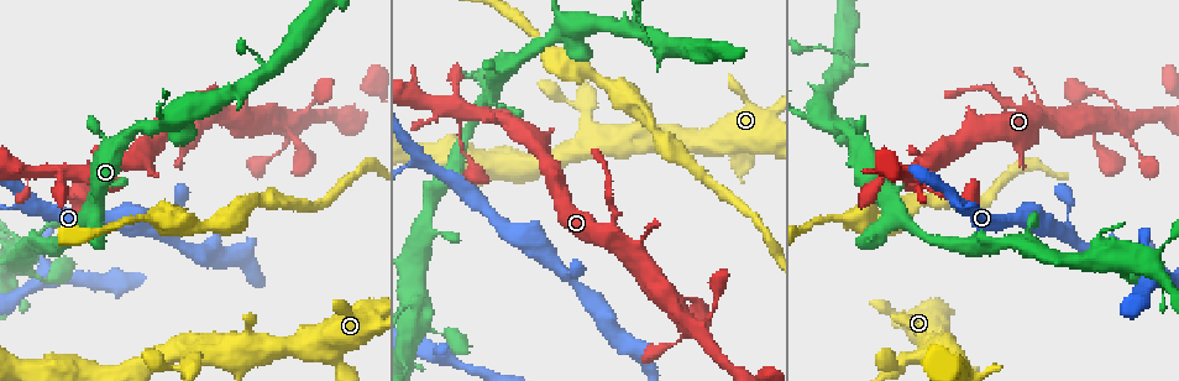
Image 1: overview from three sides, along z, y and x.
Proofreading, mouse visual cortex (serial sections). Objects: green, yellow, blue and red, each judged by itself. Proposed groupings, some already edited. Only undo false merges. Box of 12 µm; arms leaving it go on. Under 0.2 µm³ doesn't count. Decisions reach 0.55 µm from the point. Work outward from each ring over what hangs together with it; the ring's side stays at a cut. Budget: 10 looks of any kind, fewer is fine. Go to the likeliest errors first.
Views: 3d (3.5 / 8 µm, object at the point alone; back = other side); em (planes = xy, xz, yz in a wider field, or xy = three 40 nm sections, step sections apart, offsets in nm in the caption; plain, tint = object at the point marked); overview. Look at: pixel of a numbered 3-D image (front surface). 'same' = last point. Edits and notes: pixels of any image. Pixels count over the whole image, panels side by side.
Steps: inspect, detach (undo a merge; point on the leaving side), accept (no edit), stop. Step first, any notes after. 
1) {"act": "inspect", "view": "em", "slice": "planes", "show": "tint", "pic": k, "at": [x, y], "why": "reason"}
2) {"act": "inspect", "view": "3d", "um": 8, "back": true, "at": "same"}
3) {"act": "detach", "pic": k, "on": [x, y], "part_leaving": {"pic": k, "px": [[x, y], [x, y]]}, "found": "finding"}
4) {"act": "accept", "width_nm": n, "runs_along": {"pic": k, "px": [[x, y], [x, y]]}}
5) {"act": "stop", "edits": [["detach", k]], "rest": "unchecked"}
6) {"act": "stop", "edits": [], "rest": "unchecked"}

{"act": "inspect", "view": "3d", "um": 3.5, "pic": 1, "at": [466, 113], "why": "branch point"}

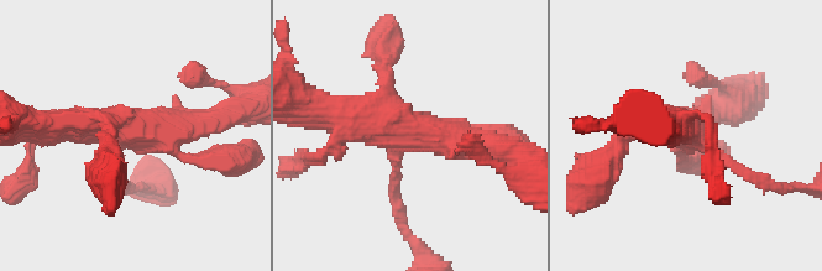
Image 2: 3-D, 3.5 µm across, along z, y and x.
{"act": "inspect", "view": "em", "slice": "xy", "step": 3, "show": "tint", "pic": 2, "at": [411, 135]}

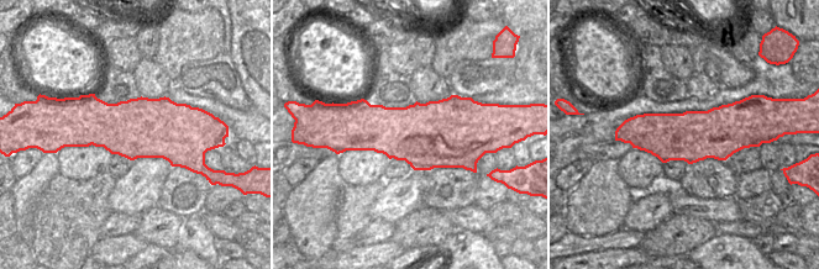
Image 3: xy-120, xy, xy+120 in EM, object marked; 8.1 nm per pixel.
{"act": "accept", "runs_along": {"pic": 2, "px": [[491, 145], [331, 109]]}, "found": "one cell here"}

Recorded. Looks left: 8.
{"act": "inspect", "view": "3d", "um": 3.5, "back": true, "pic": 1, "at": [820, 117], "why": "sharp bend"}

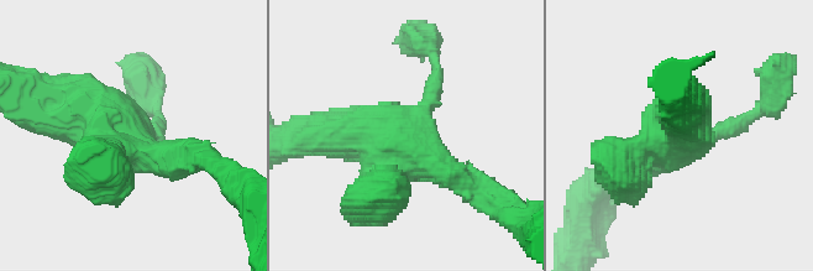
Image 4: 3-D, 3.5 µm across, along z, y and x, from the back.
{"act": "inspect", "view": "em", "slice": "xy", "step": 5, "show": "tint", "pic": 4, "at": [399, 137]}

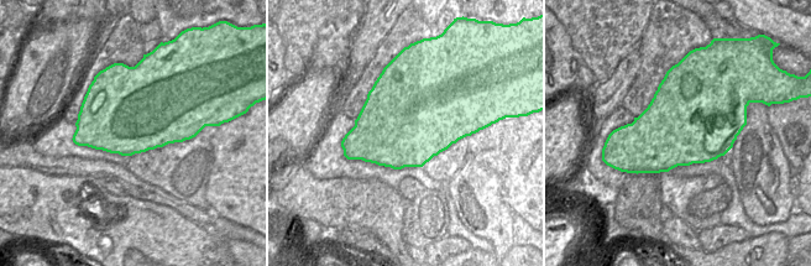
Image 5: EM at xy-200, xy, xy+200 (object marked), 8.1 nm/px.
{"act": "accept", "found": "continuous, no second cell"}

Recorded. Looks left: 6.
{"act": "inspect", "view": "3d", "um": 3.5, "pic": 1, "at": [17, 238], "why": "thick turns thin"}

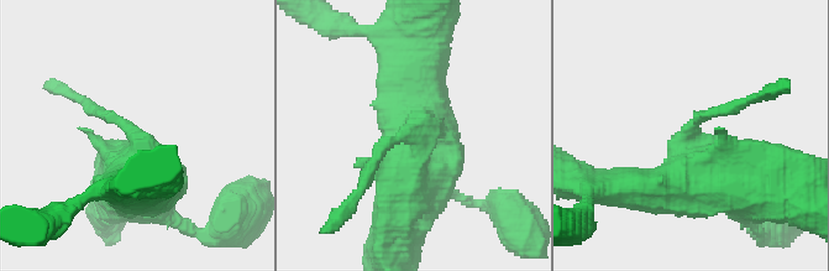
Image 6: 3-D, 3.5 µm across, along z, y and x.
{"act": "inspect", "view": "em", "slice": "xy", "step": 3, "show": "tint", "pic": 6, "at": [416, 135], "arm_widths_nm": [150, 600]}

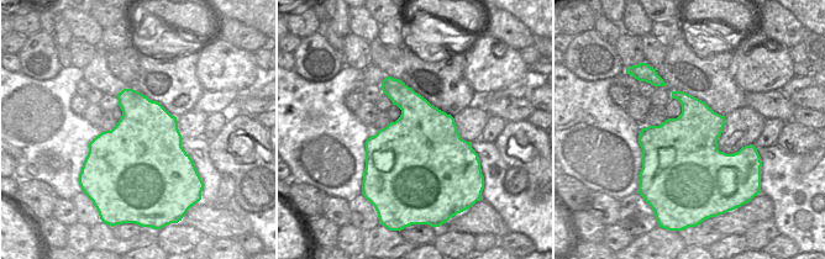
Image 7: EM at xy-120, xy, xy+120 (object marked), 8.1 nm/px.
{"act": "accept", "found": "continuous, no second cell"}

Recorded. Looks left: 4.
{"act": "inspect", "view": "3d", "um": 3.5, "back": true, "pic": 1, "at": [681, 302]}

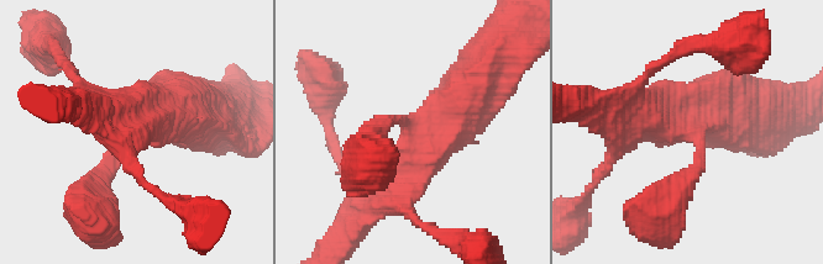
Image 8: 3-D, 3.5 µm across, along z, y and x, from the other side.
{"act": "inspect", "view": "em", "slice": "xy", "step": 3, "show": "tint", "pic": 8, "at": [688, 125], "why": "now the EM"}

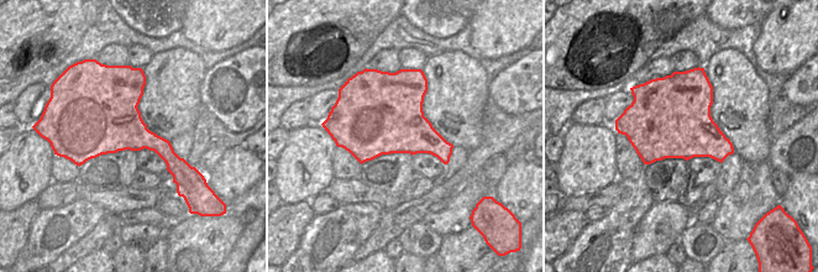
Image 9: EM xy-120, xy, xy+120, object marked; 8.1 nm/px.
{"act": "accept", "runs_along": {"pic": 8, "px": [[487, 75], [441, 136], [381, 196]]}, "found": "continuous, no second cell"}

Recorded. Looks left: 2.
{"act": "stop", "edits": [], "rest": "unchecked"}

